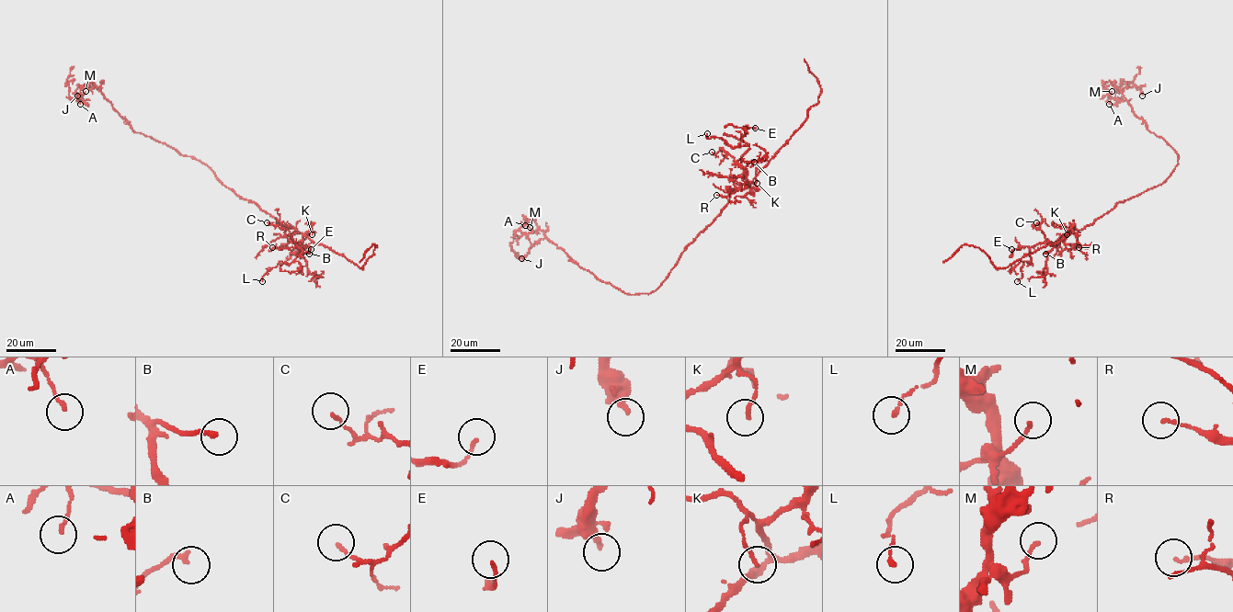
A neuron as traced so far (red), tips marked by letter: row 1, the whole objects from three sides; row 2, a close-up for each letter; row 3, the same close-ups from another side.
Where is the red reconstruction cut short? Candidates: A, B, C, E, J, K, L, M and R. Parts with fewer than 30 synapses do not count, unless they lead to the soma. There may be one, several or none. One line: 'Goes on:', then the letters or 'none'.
Goes on: none

